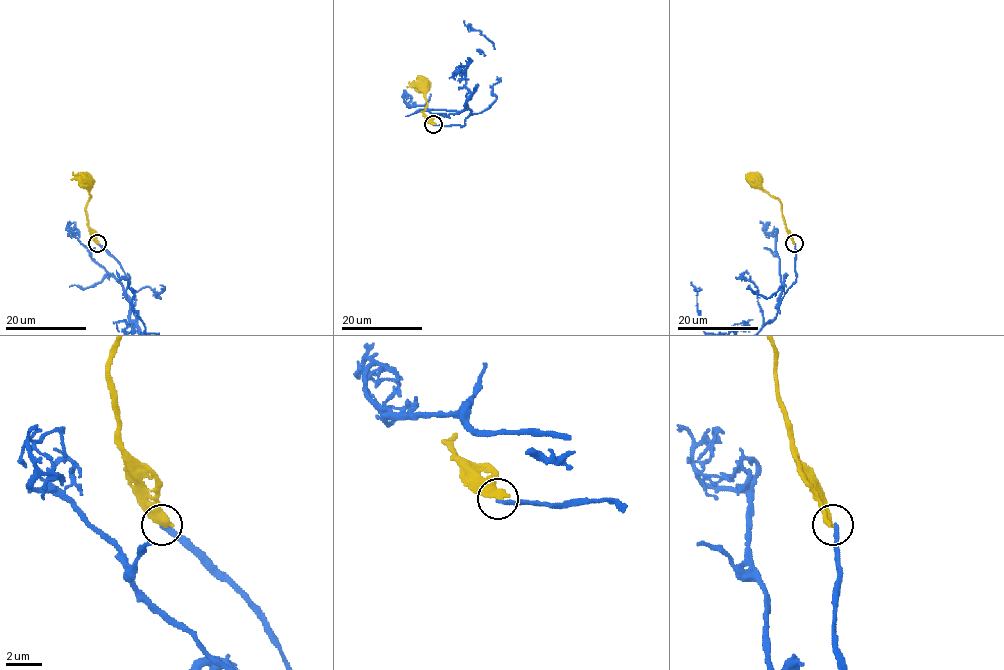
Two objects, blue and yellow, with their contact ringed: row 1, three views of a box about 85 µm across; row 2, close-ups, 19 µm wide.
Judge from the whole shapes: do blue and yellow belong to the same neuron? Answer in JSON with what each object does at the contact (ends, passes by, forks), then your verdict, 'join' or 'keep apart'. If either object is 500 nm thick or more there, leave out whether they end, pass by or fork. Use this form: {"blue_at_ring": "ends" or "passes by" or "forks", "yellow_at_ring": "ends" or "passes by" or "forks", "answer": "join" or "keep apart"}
{"blue_at_ring": "ends", "yellow_at_ring": "ends", "answer": "keep apart"}

